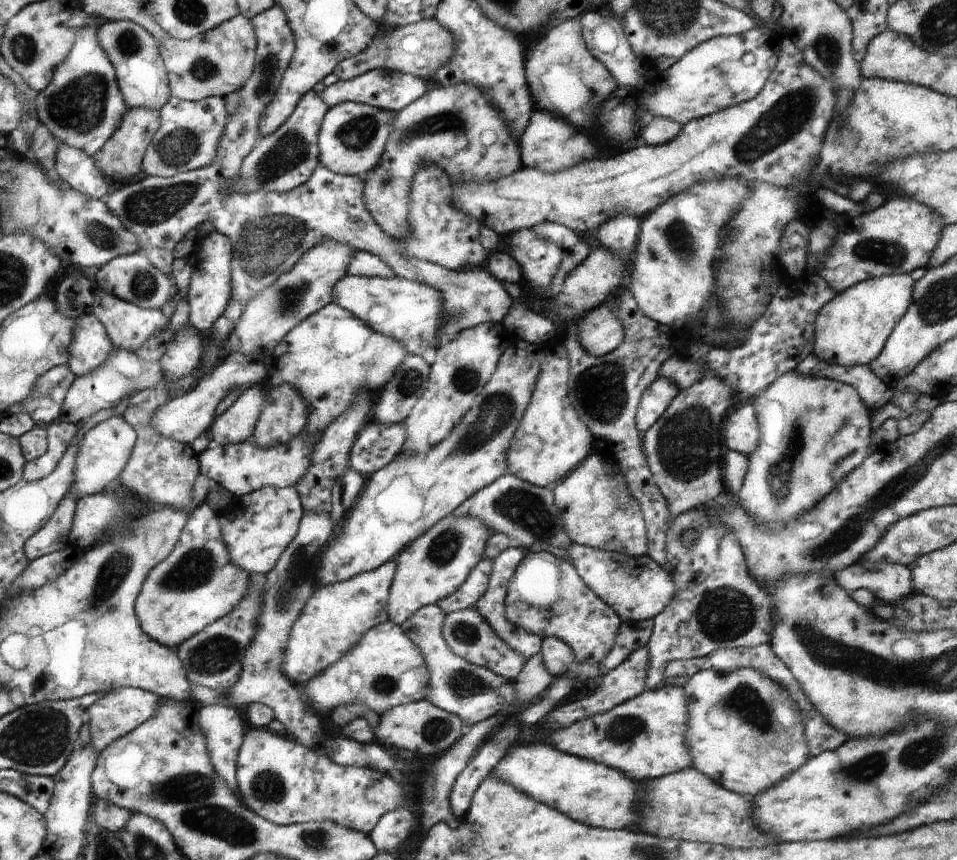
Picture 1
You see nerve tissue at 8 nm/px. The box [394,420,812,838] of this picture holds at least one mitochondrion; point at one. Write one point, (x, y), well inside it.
(725, 614)

